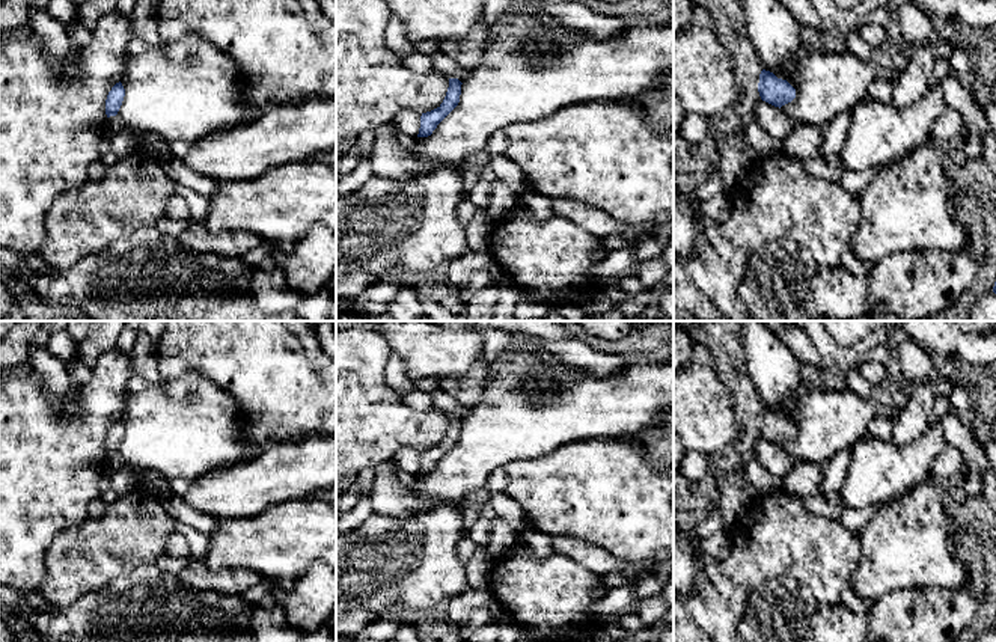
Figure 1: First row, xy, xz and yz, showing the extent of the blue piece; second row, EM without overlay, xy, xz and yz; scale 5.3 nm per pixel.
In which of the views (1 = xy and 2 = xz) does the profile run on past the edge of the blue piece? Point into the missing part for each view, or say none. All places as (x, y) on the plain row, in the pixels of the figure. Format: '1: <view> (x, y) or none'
1: none
2: none

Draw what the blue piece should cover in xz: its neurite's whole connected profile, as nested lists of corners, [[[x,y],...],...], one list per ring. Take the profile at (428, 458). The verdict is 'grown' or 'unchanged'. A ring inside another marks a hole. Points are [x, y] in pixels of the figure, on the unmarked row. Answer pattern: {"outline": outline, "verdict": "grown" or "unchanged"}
{"outline": [[[449,416],[449,425],[443,440],[437,446],[422,451],[417,475],[431,473],[437,463],[458,443],[461,422],[458,416]]], "verdict": "unchanged"}

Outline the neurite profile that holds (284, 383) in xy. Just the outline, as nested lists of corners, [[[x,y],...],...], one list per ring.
[[[166,321],[157,344],[157,368],[163,381],[194,371],[226,390],[246,422],[244,436],[259,446],[336,434],[336,359],[325,354],[306,321]]]

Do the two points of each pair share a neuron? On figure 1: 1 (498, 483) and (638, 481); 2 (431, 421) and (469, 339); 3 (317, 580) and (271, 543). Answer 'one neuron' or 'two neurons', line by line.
1: two neurons
2: two neurons
3: two neurons

